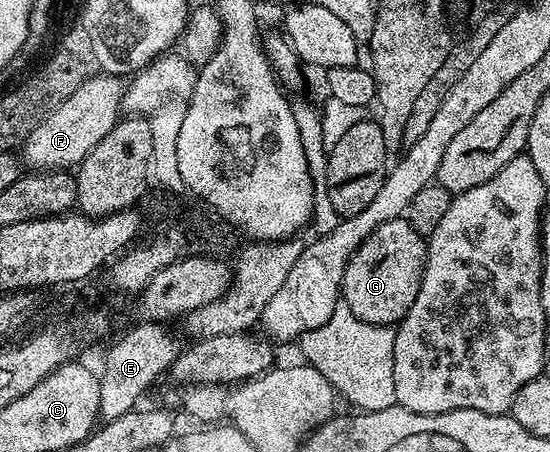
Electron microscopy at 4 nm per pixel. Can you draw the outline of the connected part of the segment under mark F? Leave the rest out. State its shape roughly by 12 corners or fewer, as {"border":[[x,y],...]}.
{"border":[[89,76],[21,143],[28,167],[78,167],[121,117],[122,77]]}

